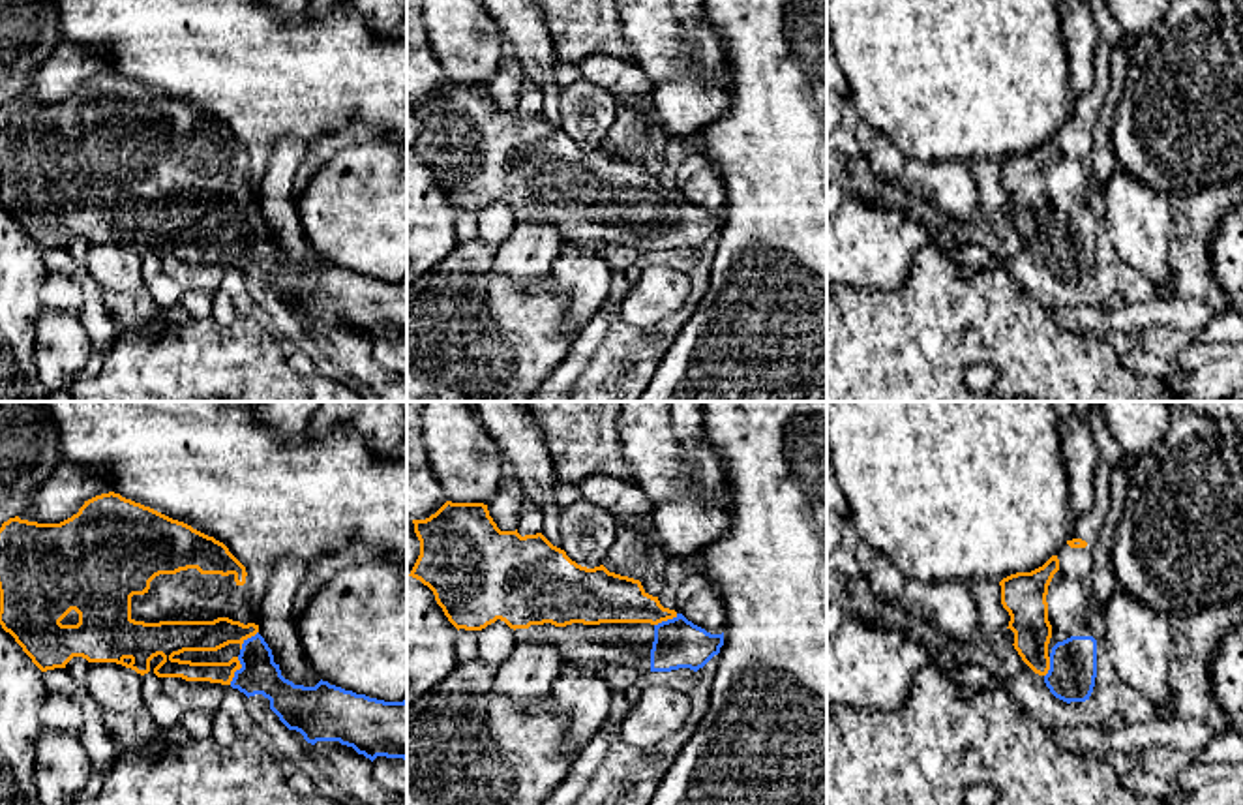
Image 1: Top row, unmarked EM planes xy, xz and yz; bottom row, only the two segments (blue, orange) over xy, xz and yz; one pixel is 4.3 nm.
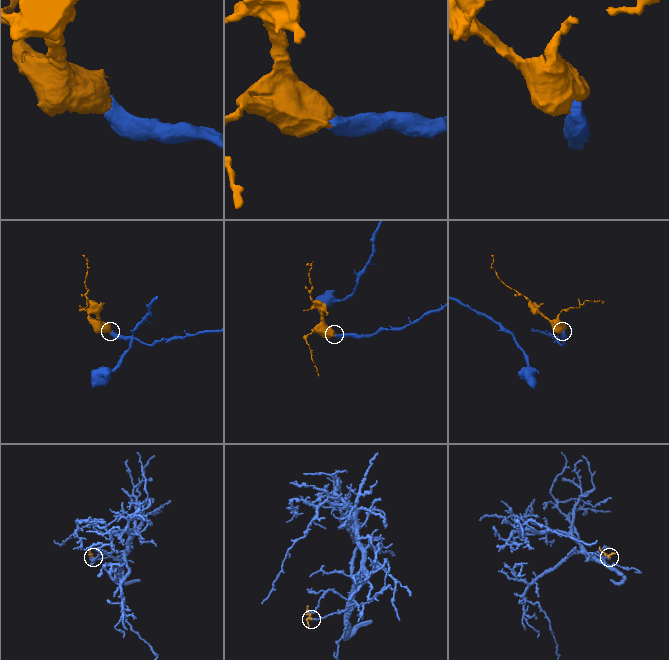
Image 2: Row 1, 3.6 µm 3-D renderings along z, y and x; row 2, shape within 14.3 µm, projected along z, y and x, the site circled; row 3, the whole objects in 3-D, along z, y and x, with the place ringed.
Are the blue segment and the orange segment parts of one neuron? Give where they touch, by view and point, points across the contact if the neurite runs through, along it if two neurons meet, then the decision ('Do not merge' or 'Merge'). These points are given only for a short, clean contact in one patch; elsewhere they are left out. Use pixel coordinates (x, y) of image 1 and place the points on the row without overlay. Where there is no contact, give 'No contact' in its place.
Touches blue at xy (237, 250). Path across: xy (259, 254), (237, 250), (171, 239), (214, 214). Merge

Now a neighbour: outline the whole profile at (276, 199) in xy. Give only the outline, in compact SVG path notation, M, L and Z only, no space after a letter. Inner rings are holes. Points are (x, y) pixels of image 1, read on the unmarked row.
M292 139L272 146L268 169L257 191L259 214L272 229L281 255L294 265L315 266L321 259L306 238L292 191L294 175L306 150L307 144Z

